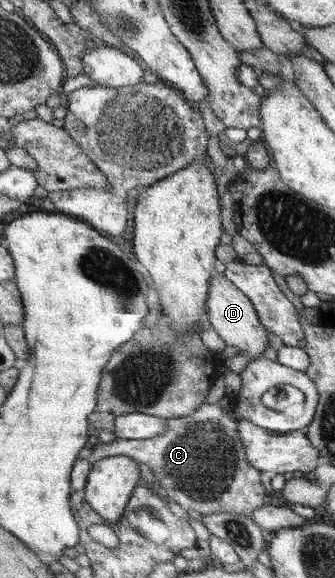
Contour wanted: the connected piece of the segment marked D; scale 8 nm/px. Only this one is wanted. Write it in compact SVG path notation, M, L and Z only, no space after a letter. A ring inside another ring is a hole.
M215 273L210 283L210 299L208 299L207 321L212 324L216 333L227 345L232 345L247 360L261 357L269 347L269 333L260 320L254 303L232 281L225 277L225 273Z

